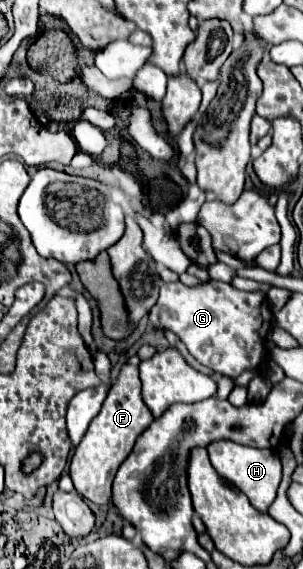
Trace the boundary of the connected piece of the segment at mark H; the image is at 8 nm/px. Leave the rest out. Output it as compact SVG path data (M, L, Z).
M220 440L220 442L212 442L208 446L208 456L210 456L210 464L214 466L214 470L232 486L236 486L238 490L242 490L242 494L248 496L250 504L254 508L258 506L270 506L276 498L278 486L280 486L280 456L278 452L272 450L258 450L258 448L250 448L250 446L242 446L230 440Z

